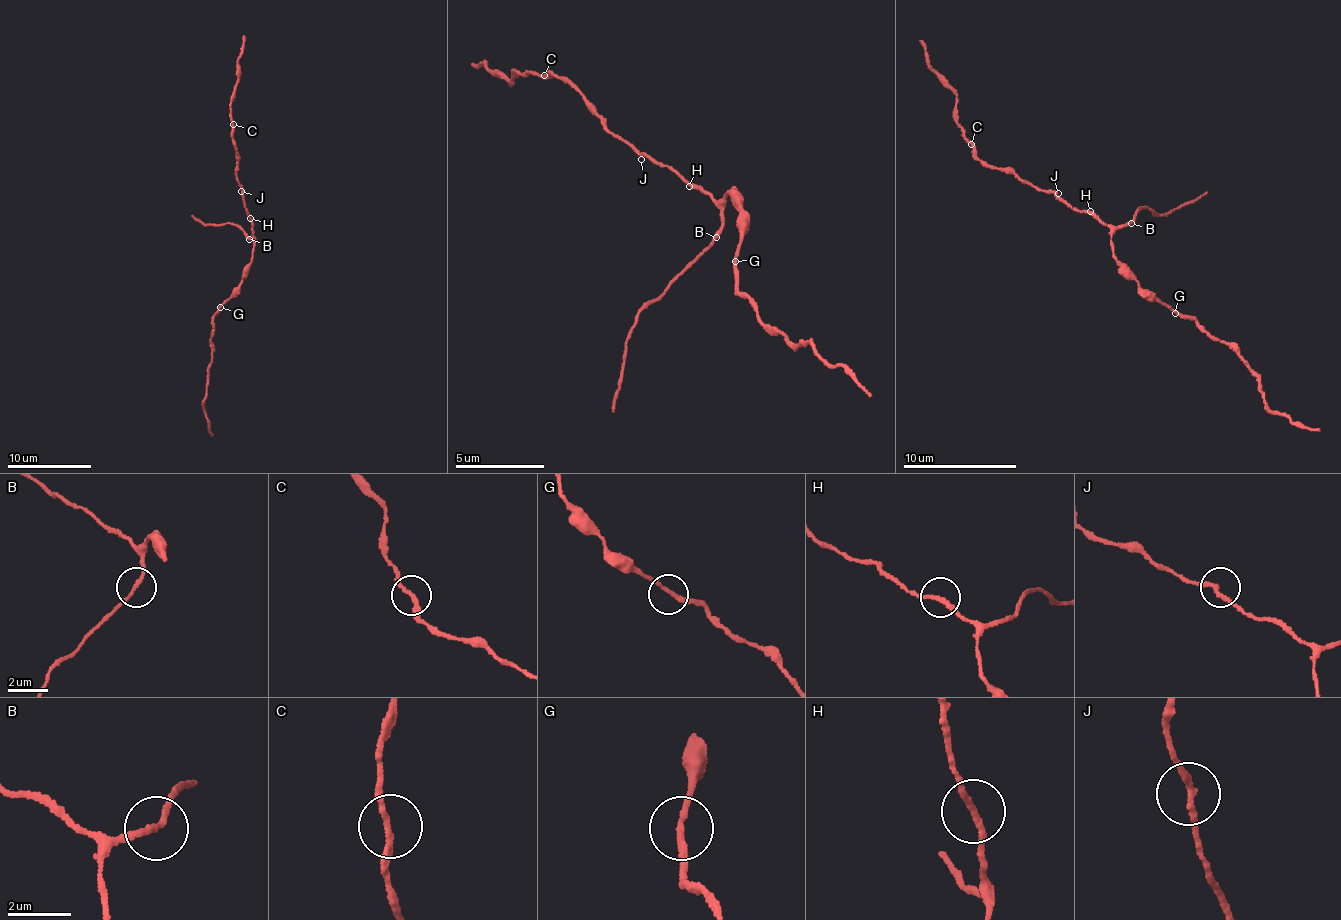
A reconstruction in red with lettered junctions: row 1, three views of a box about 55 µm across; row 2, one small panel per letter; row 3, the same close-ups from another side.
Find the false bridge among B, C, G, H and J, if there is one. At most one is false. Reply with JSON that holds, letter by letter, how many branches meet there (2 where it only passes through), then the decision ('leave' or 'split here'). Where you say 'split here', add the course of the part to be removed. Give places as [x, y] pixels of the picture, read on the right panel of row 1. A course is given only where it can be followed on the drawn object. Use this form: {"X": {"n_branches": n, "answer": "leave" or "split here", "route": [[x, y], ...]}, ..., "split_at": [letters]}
{"B": {"n_branches": 2, "answer": "leave"}, "C": {"n_branches": 2, "answer": "leave"}, "G": {"n_branches": 2, "answer": "leave"}, "H": {"n_branches": 2, "answer": "leave"}, "J": {"n_branches": 2, "answer": "leave"}, "split_at": []}

